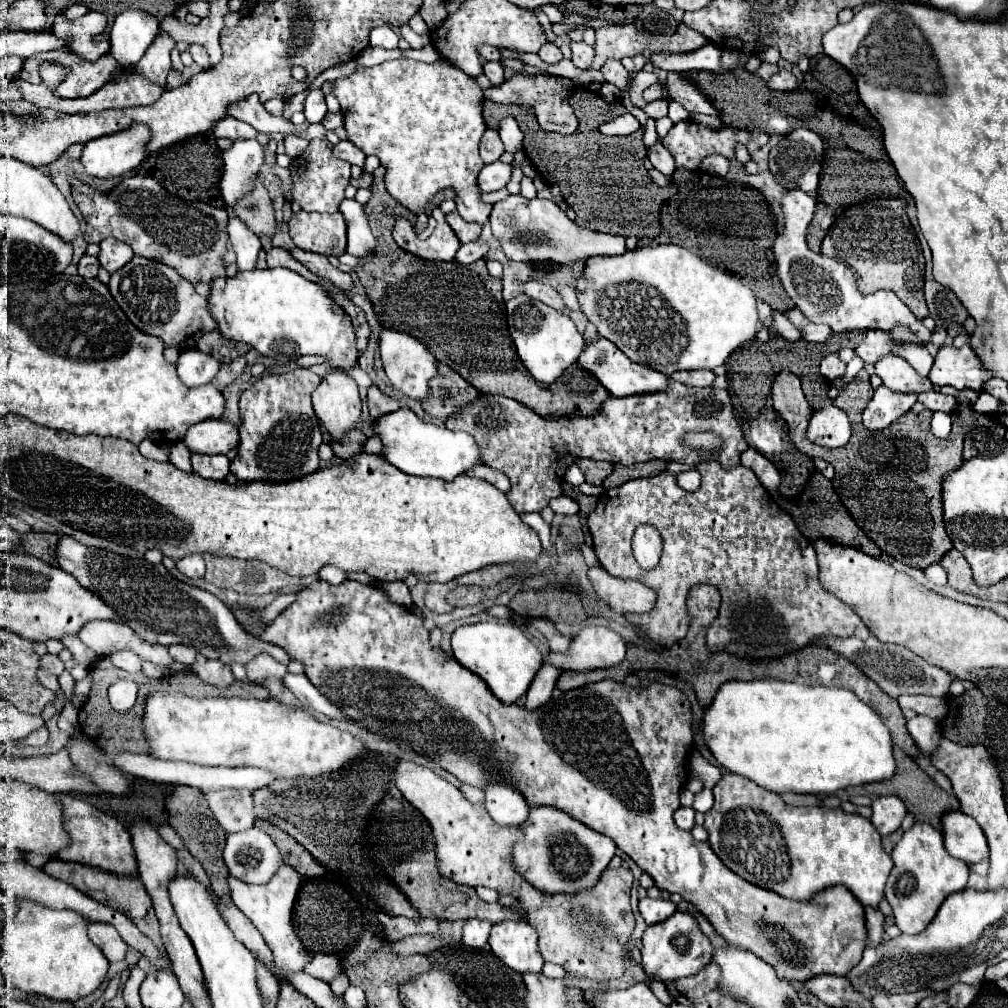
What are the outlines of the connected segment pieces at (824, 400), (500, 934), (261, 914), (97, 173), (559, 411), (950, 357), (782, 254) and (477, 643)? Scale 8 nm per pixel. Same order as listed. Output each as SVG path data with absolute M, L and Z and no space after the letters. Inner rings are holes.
M832 334L826 342L822 344L812 344L806 340L798 340L798 342L788 342L782 336L770 338L766 344L760 342L758 338L754 340L754 344L746 344L746 348L740 348L738 352L734 352L734 356L730 356L730 362L726 362L726 370L728 370L728 380L730 380L730 396L732 396L732 404L734 404L734 412L742 424L744 430L750 428L750 422L756 418L768 418L768 420L778 420L778 414L772 408L772 400L770 400L770 388L774 382L776 372L780 370L790 370L794 374L798 374L798 378L802 380L804 386L804 394L806 400L810 400L810 406L814 410L824 408L826 404L832 404L828 400L828 390L830 390L830 382L820 374L820 362L826 354L836 352L842 346L848 346L850 342L858 342L856 334Z
M500 922L492 926L490 934L490 948L492 952L512 970L526 974L540 974L542 972L542 956L538 952L538 938L536 930L526 922Z
M282 864L280 870L272 876L272 880L262 886L244 884L244 882L238 882L234 876L228 876L230 898L250 918L250 922L256 926L256 930L264 936L266 944L270 944L270 950L274 952L276 964L282 966L282 970L286 970L286 972L302 970L302 966L306 962L310 962L310 954L304 950L304 946L292 926L292 910L294 910L294 902L296 902L300 884L302 884L302 876L288 864Z
M138 124L126 132L90 140L82 150L82 166L92 178L116 178L136 168L146 158L148 128Z
M376 168L372 176L374 176L374 182L372 182L372 200L370 200L368 204L364 204L364 210L368 212L368 222L370 222L370 228L372 228L372 234L374 234L374 236L376 236L376 240L378 240L378 248L376 248L376 252L374 252L374 256L370 256L370 260L360 260L360 268L356 268L356 272L358 272L358 278L360 278L360 282L362 282L362 286L364 286L364 288L366 288L366 292L368 292L368 298L370 298L370 302L372 302L372 306L374 306L374 312L376 312L376 318L378 318L378 322L380 322L380 326L384 326L384 328L402 328L404 332L410 332L412 336L418 336L418 338L420 338L422 342L426 342L426 346L430 348L430 352L434 352L434 354L438 356L438 360L440 360L442 364L446 364L446 366L450 366L450 368L454 368L454 370L456 370L458 374L462 374L462 378L464 378L464 380L468 380L468 382L470 382L470 384L472 384L474 388L478 388L480 392L484 392L484 394L502 394L502 396L506 396L506 398L512 398L512 400L518 400L520 404L524 404L524 406L528 406L530 410L534 410L534 412L536 412L538 416L542 416L542 418L562 418L562 416L594 416L596 412L600 412L600 408L602 408L602 404L606 402L606 398L610 398L610 392L606 392L606 388L604 388L604 386L602 386L602 384L600 384L600 382L598 382L598 380L594 378L594 374L592 374L592 372L588 372L586 368L582 368L582 366L578 366L578 364L572 364L572 366L570 366L570 368L568 368L568 370L566 370L566 372L562 374L562 378L560 378L558 382L554 382L552 386L544 386L544 384L538 384L538 382L536 382L536 380L534 380L534 378L530 376L530 372L526 372L526 368L524 368L524 364L520 362L520 358L518 358L518 354L516 354L516 348L514 348L514 344L512 344L512 338L510 338L510 334L508 334L508 326L506 326L506 302L502 300L502 284L500 284L500 280L498 280L498 278L492 278L492 276L488 274L488 270L486 270L486 262L484 262L484 260L478 260L478 262L474 262L474 264L470 264L470 266L462 266L462 264L458 264L458 262L428 262L428 260L422 260L422 258L418 258L418 256L414 256L414 254L408 254L406 250L402 250L402 248L400 248L400 246L398 246L398 244L394 242L394 238L392 238L392 226L394 226L394 224L392 224L392 222L396 222L396 216L400 216L400 214L402 214L402 206L400 206L398 202L394 202L394 198L390 198L390 196L388 196L388 192L386 192L386 188L384 188L384 170L382 170L382 168ZM384 204L390 204L390 206L394 208L394 212L396 212L396 216L394 216L394 218L388 218L388 216L384 216Z
M970 344L962 348L942 346L934 358L934 366L928 374L932 384L952 386L956 390L982 392L982 384L992 378L992 372L984 368Z
M790 190L782 198L786 228L774 242L774 256L778 264L778 276L784 284L784 290L794 300L794 304L804 312L810 322L828 324L834 332L844 330L890 330L894 324L906 324L920 340L930 340L930 330L910 312L910 308L892 292L878 290L874 296L862 296L856 286L856 278L850 266L824 256L822 252L812 252L806 244L806 230L810 226L816 200L804 192Z
M480 622L472 626L460 626L452 634L454 658L480 676L490 692L504 704L516 704L530 688L538 670L544 664L540 650L524 636L518 624L498 624L498 622Z

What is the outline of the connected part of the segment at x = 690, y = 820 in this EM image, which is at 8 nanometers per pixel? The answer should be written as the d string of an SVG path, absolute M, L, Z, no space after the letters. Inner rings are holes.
M678 808L678 812L674 812L674 820L680 830L692 830L694 828L694 810L692 808Z

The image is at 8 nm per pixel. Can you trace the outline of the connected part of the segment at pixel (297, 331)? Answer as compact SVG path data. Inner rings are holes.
M288 268L238 272L234 278L212 282L210 310L224 338L246 342L276 362L292 362L300 356L324 356L332 370L350 372L358 364L356 334L350 316L326 290Z

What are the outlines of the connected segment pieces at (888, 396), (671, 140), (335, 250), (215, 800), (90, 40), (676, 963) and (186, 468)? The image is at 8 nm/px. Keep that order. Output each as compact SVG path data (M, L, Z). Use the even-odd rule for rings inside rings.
M884 384L874 390L874 398L868 402L864 410L864 426L872 432L886 428L894 420L898 420L910 406L916 404L916 394L896 394L888 390Z
M674 124L662 142L676 158L676 166L694 170L710 154L734 158L734 144L746 144L748 138L748 132L738 128L722 128L714 132L698 124Z
M294 214L288 222L294 244L324 256L346 252L346 220L338 214Z
M224 788L224 790L212 790L204 792L206 802L216 818L216 822L230 834L230 832L242 832L254 826L254 802L250 790L236 790L236 788Z
M62 12L56 14L54 20L54 34L60 40L70 40L66 42L66 48L76 56L82 56L86 60L98 60L100 56L108 54L110 50L110 42L106 42L106 46L96 46L94 36L102 34L106 28L106 16L100 12L88 12L76 20L68 20Z
M676 912L664 924L646 928L642 936L642 968L646 972L646 978L660 980L664 984L684 976L694 976L710 964L710 948L712 944L700 932L694 916L690 912Z
M182 442L178 444L170 444L170 462L180 468L186 474L192 474L192 464L190 464L190 452L186 452L186 448L182 448Z

